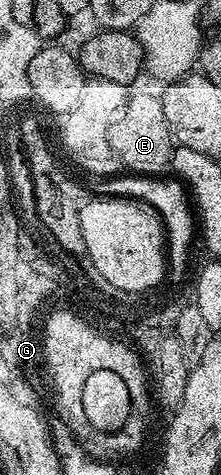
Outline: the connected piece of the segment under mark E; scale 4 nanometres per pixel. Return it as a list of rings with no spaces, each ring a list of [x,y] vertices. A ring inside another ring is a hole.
[[[144,92],[141,96],[129,95],[126,106],[110,130],[110,146],[117,161],[124,164],[129,173],[139,174],[145,178],[155,177],[172,162],[174,141],[172,131],[166,122],[166,110],[162,110],[160,96]]]

